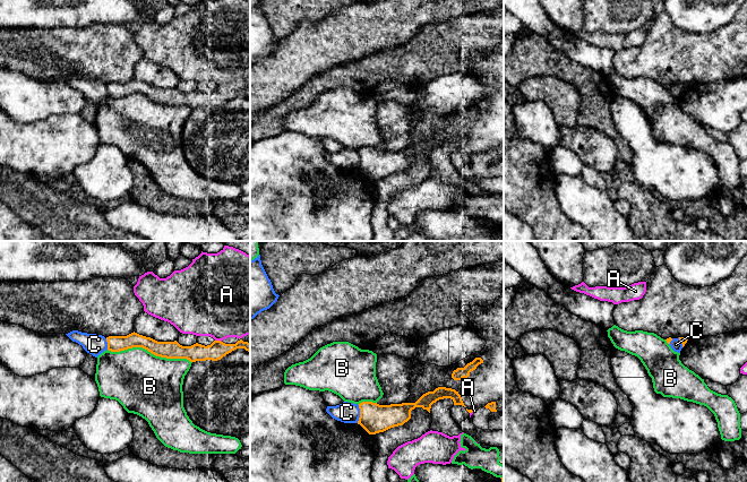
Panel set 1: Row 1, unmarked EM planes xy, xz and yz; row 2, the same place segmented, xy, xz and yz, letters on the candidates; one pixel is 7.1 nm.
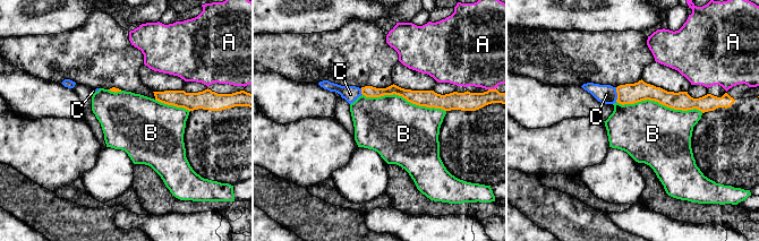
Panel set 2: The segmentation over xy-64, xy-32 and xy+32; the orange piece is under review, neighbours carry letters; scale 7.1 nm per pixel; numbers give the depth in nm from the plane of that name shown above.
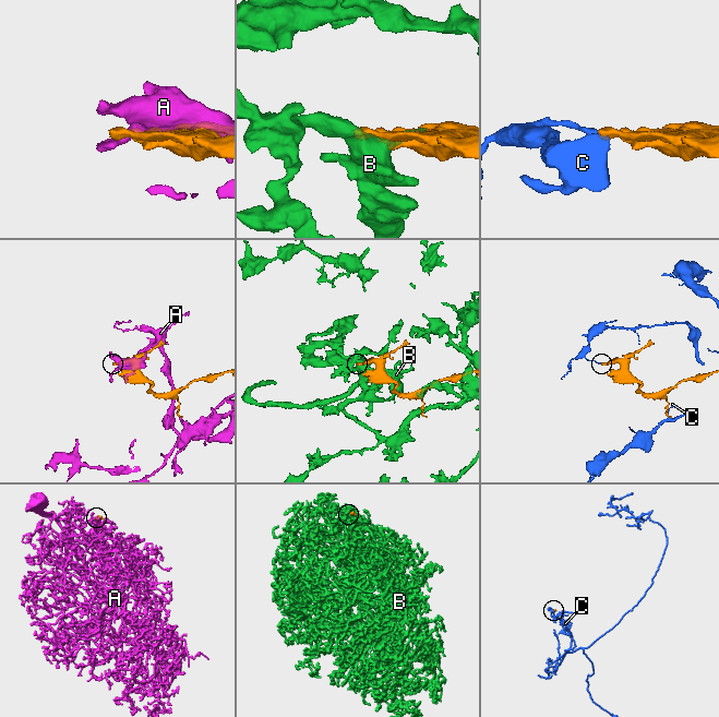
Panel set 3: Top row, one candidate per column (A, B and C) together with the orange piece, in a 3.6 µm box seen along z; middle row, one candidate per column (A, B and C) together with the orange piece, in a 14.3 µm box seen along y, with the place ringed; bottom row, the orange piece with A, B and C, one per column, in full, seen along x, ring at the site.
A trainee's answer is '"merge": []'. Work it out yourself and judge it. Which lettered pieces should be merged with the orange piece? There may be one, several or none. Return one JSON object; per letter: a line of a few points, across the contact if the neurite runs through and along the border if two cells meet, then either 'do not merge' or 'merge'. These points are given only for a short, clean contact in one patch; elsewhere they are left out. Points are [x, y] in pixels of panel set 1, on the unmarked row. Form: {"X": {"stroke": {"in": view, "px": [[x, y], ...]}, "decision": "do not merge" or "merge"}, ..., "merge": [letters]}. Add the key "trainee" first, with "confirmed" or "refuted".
{"trainee": "confirmed", "A": {"decision": "do not merge"}, "B": {"decision": "do not merge"}, "C": {"stroke": {"in": "xz", "px": [[359, 152], [359, 166], [357, 169]]}, "decision": "do not merge"}, "merge": []}

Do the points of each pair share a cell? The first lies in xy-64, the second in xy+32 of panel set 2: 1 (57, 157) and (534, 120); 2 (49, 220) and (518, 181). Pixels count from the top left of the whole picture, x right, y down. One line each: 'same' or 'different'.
1: different
2: same

